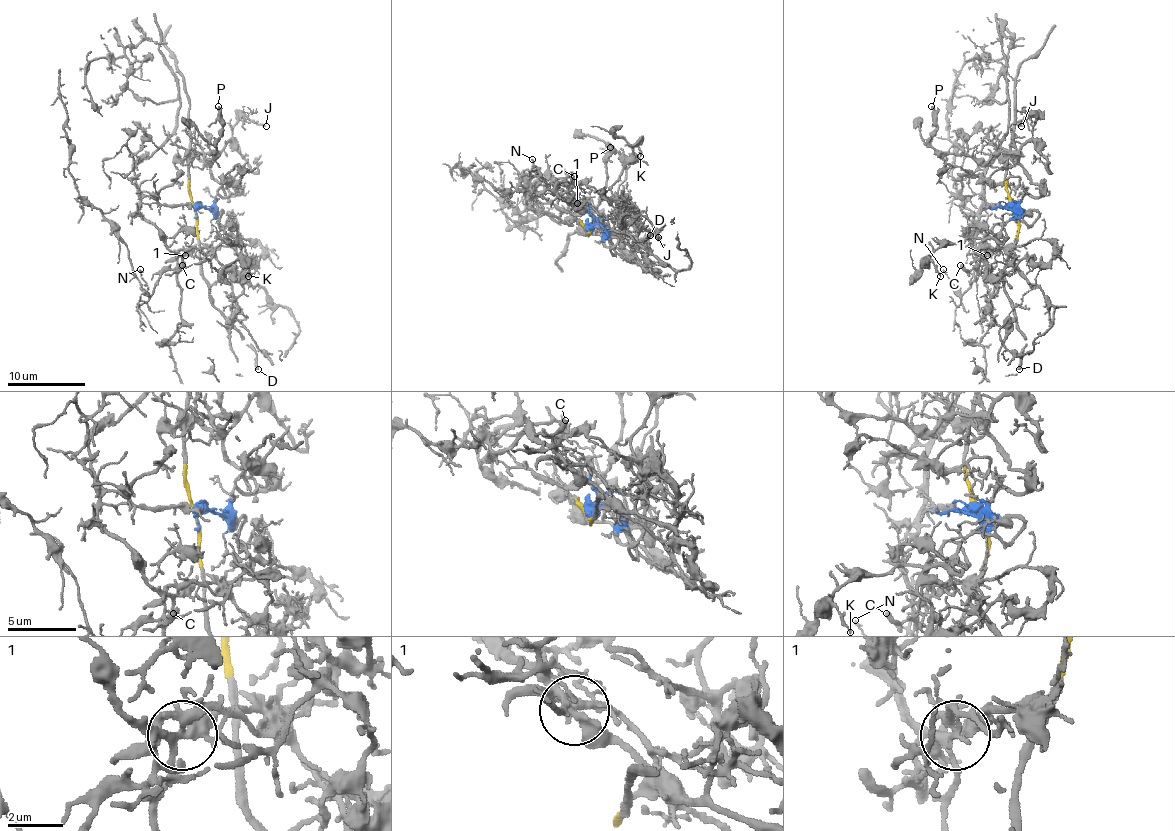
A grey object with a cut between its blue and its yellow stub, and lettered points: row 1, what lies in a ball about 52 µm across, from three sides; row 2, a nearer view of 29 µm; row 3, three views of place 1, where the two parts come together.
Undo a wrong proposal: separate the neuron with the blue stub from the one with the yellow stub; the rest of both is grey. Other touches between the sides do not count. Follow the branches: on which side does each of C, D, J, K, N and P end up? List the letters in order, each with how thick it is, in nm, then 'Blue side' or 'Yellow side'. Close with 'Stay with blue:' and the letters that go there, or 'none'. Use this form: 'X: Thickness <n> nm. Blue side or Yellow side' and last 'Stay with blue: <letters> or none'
C: Thickness 400 nm. Yellow side
D: Thickness 300 nm. Yellow side
J: Thickness 120 nm. Blue side
K: Thickness 170 nm. Blue side
N: Thickness 150 nm. Yellow side
P: Thickness 200 nm. Blue side
Stay with blue: J, K, P

